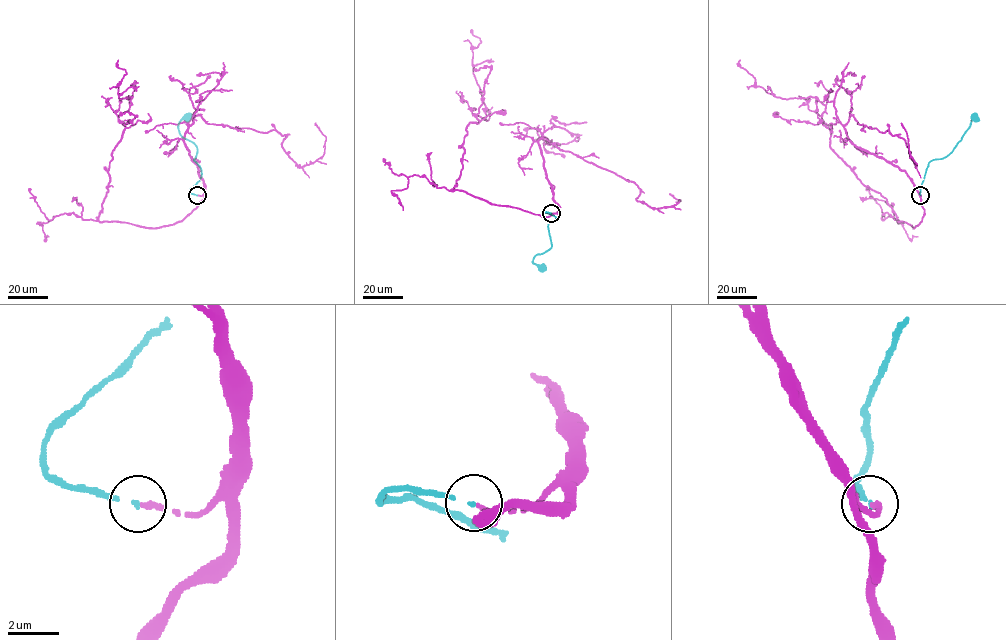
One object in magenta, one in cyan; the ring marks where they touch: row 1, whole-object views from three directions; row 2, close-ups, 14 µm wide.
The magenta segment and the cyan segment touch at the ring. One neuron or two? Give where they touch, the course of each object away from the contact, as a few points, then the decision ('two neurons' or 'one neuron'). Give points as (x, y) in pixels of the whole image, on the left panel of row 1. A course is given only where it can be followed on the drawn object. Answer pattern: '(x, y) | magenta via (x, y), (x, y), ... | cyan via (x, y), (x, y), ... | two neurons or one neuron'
(197, 195) | magenta via (197, 195), (171, 224), (99, 221), (118, 117), (132, 104), (118, 97), (118, 60) | cyan via (197, 195), (190, 190), (201, 176), (201, 169), (194, 160), (197, 148), (178, 129), (179, 122), (187, 116) | one neuron

